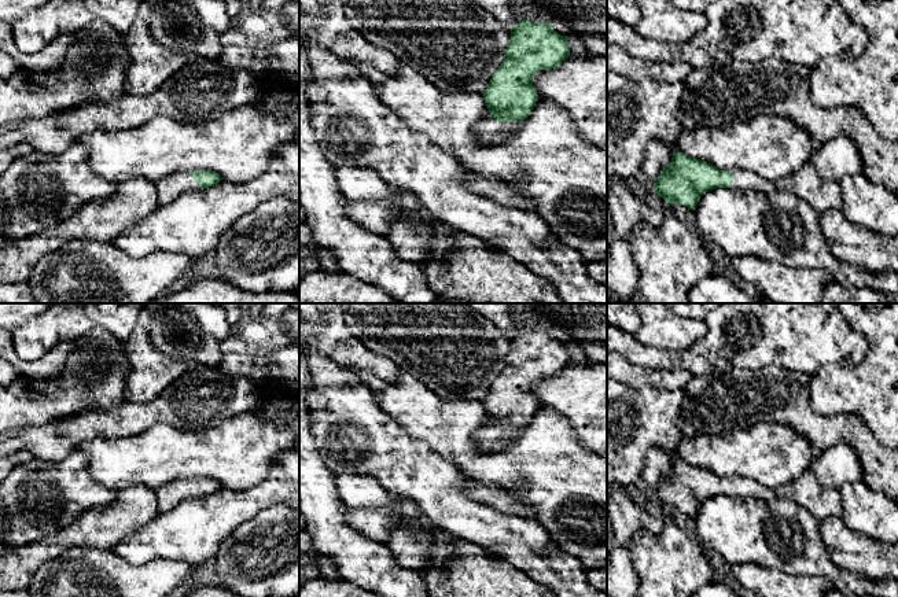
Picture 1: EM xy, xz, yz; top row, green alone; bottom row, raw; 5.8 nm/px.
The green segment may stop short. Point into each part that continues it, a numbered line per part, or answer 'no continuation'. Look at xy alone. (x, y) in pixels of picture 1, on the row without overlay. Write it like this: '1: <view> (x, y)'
1: xy (170, 494)

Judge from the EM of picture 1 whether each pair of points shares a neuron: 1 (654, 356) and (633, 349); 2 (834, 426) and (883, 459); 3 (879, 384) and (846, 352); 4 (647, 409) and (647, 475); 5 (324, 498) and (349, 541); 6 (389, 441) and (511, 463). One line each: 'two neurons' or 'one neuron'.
1: one neuron
2: one neuron
3: two neurons
4: two neurons
5: one neuron
6: two neurons

